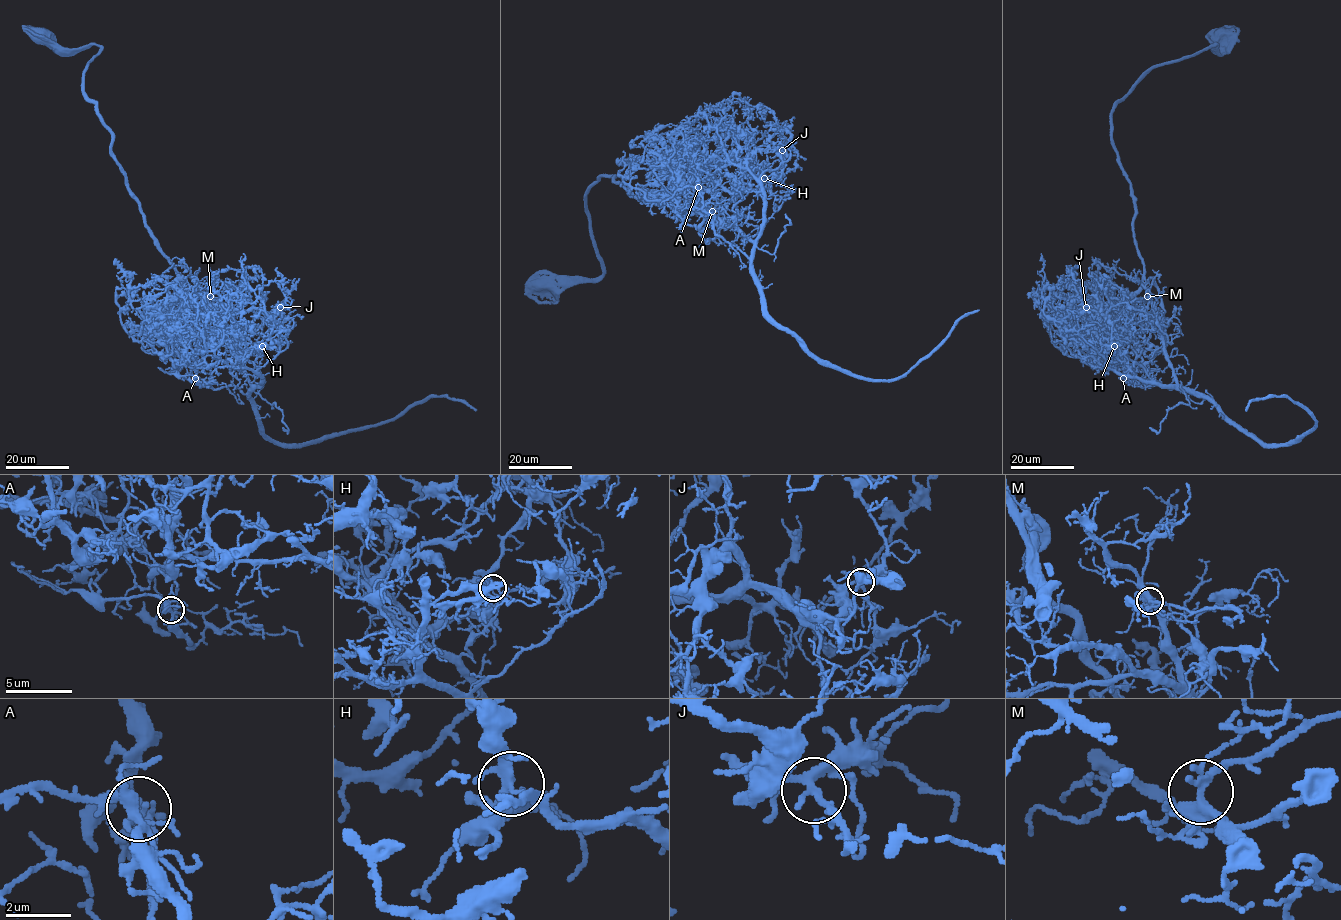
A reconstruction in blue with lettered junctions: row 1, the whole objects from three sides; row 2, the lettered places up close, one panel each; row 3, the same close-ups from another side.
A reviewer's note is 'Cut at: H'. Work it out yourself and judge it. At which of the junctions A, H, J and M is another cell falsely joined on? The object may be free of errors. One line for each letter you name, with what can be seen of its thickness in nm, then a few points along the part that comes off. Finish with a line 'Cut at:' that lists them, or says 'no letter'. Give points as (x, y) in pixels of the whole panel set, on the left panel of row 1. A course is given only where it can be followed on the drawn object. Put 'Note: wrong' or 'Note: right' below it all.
H: calibre 240 nm; course (261, 346), (254, 363), (261, 381), (249, 401), (259, 428), (280, 443), (379, 425), (432, 397), (477, 409)
Cut at: H
Note: right

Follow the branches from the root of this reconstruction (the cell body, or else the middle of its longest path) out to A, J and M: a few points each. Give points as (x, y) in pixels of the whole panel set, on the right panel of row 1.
A: (1220, 37), (1212, 49), (1153, 65), (1111, 115), (1144, 265), (1142, 285), (1105, 316), (1123, 378)
J: (1220, 37), (1212, 49), (1153, 65), (1116, 104), (1112, 144), (1135, 202), (1143, 282), (1078, 317), (1086, 307)
M: (1220, 37), (1212, 49), (1153, 65), (1111, 115), (1135, 202), (1137, 254), (1162, 316), (1148, 316), (1147, 296)

